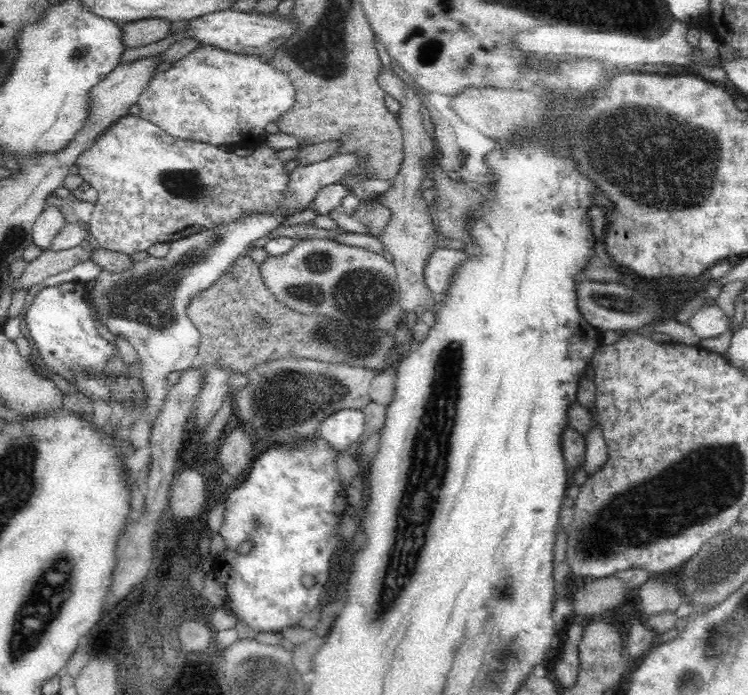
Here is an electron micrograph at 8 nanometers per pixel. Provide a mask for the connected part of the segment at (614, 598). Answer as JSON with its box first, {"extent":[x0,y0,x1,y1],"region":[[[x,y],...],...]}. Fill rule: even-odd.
{"extent":[571,575,628,620],"region":[[[614,575],[604,579],[594,579],[594,582],[574,592],[571,601],[573,616],[588,620],[600,616],[606,610],[612,612],[616,606],[622,606],[626,602],[628,588],[626,583]]]}

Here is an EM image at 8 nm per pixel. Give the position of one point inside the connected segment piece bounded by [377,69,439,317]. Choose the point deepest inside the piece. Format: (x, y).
(409, 238)

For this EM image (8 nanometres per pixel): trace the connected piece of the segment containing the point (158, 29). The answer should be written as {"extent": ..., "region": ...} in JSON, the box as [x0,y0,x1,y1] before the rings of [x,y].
{"extent":[121,19,171,48],"region":[[[144,19],[121,24],[122,43],[126,48],[140,48],[170,35],[171,22],[164,19]]]}

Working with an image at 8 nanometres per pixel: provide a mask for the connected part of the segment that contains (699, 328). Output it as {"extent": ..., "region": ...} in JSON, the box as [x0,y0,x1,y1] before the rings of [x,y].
{"extent":[689,302,732,338],"region":[[[714,302],[697,310],[689,318],[689,327],[702,338],[714,338],[726,332],[732,316],[727,316],[718,304]]]}

